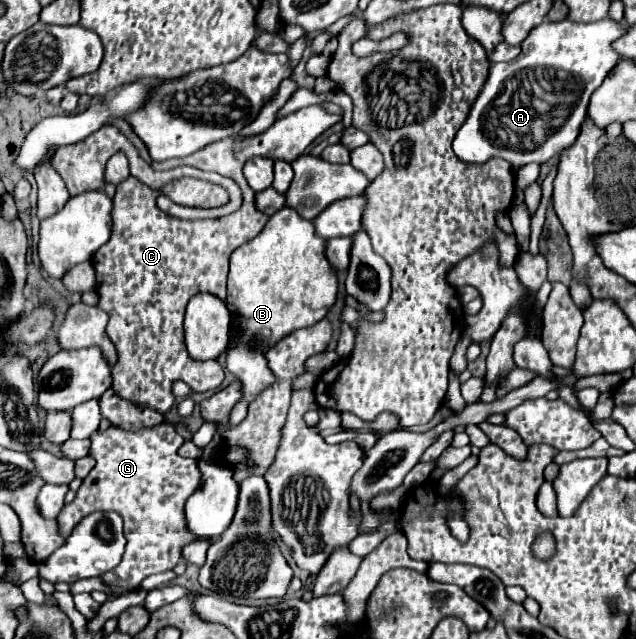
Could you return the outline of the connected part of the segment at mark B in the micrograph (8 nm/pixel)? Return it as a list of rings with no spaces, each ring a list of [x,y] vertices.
[[[284,207],[276,211],[260,237],[248,241],[246,245],[238,247],[230,257],[230,275],[228,275],[228,301],[236,305],[236,311],[240,313],[240,327],[244,333],[240,333],[240,339],[234,343],[234,347],[228,347],[226,351],[226,363],[228,371],[234,373],[244,383],[244,397],[238,401],[232,409],[230,421],[232,425],[240,423],[246,417],[248,401],[252,401],[264,387],[272,385],[276,379],[272,377],[272,371],[268,369],[262,351],[276,345],[276,341],[284,339],[292,331],[298,331],[302,327],[312,327],[318,321],[322,321],[332,305],[336,303],[338,295],[338,277],[336,269],[326,259],[326,239],[318,237],[314,233],[314,223],[308,219],[302,219],[294,209]]]

